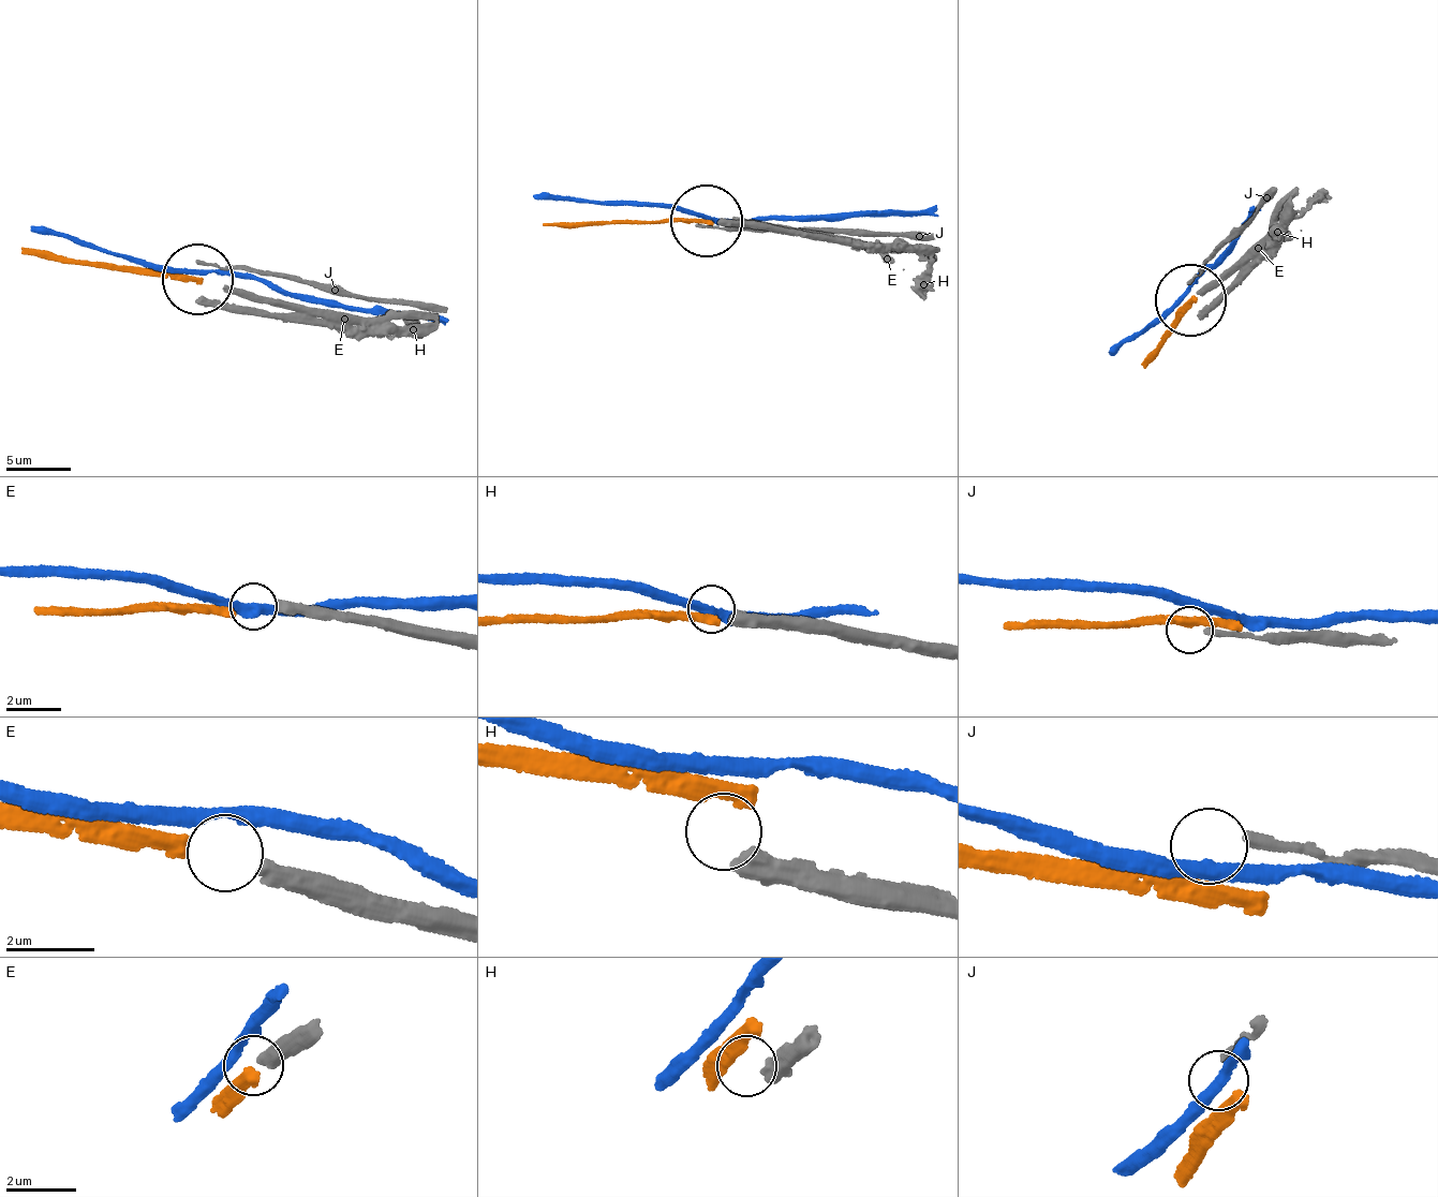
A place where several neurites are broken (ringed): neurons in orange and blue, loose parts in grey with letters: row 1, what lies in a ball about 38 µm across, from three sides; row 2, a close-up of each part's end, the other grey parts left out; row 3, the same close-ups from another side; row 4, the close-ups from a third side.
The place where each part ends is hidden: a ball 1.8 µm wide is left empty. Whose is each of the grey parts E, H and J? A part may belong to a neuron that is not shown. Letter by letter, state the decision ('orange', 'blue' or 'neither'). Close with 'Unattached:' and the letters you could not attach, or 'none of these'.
E: neither
H: neither
J: neither
Unattached: E, H, J

